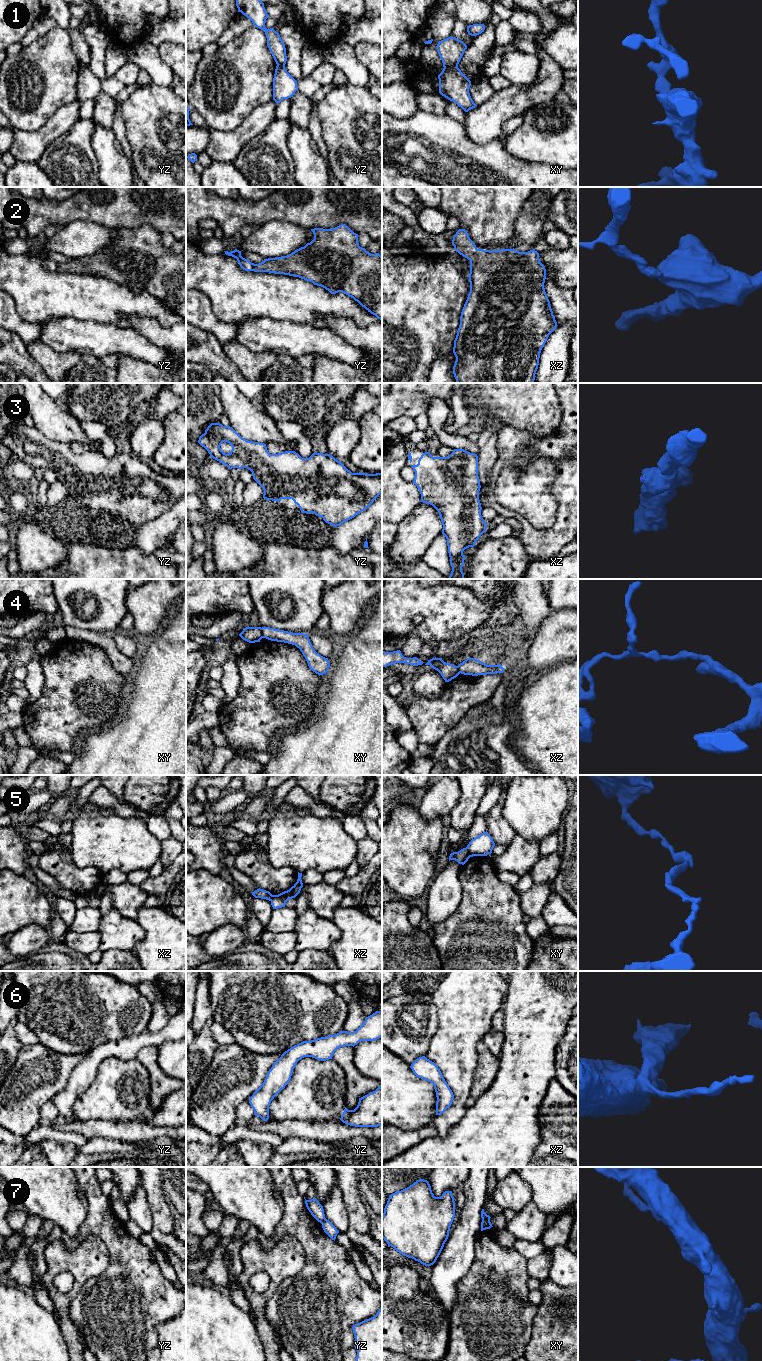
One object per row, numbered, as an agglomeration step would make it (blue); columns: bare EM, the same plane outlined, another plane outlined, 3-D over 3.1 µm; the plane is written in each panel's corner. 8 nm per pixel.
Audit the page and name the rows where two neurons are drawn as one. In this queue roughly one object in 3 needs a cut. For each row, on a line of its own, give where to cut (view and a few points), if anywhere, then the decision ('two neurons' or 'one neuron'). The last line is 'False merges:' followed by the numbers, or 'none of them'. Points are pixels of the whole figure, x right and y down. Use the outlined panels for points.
1: cut xy (457, 65), (444, 67); two neurons
2: cut none; one neuron
3: cut none; one neuron
4: cut xy (261, 628), (263, 637); two neurons
5: cut xy (466, 847), (469, 857); two neurons
6: cut none; one neuron
7: cut xy (489, 1219), (482, 1221); two neurons
False merges: 1, 4, 5, 7

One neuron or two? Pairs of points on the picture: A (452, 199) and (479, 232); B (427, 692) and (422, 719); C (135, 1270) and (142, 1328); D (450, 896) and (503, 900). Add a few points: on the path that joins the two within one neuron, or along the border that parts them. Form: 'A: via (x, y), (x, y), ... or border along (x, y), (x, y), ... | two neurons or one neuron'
A: via (460, 206), (478, 224) | one neuron
B: border along (444, 684), (444, 688), (438, 696), (422, 700) | two neurons
C: via (135, 1284), (135, 1314) | one neuron
D: border along (459, 874), (462, 898), (458, 907), (448, 917) | two neurons

